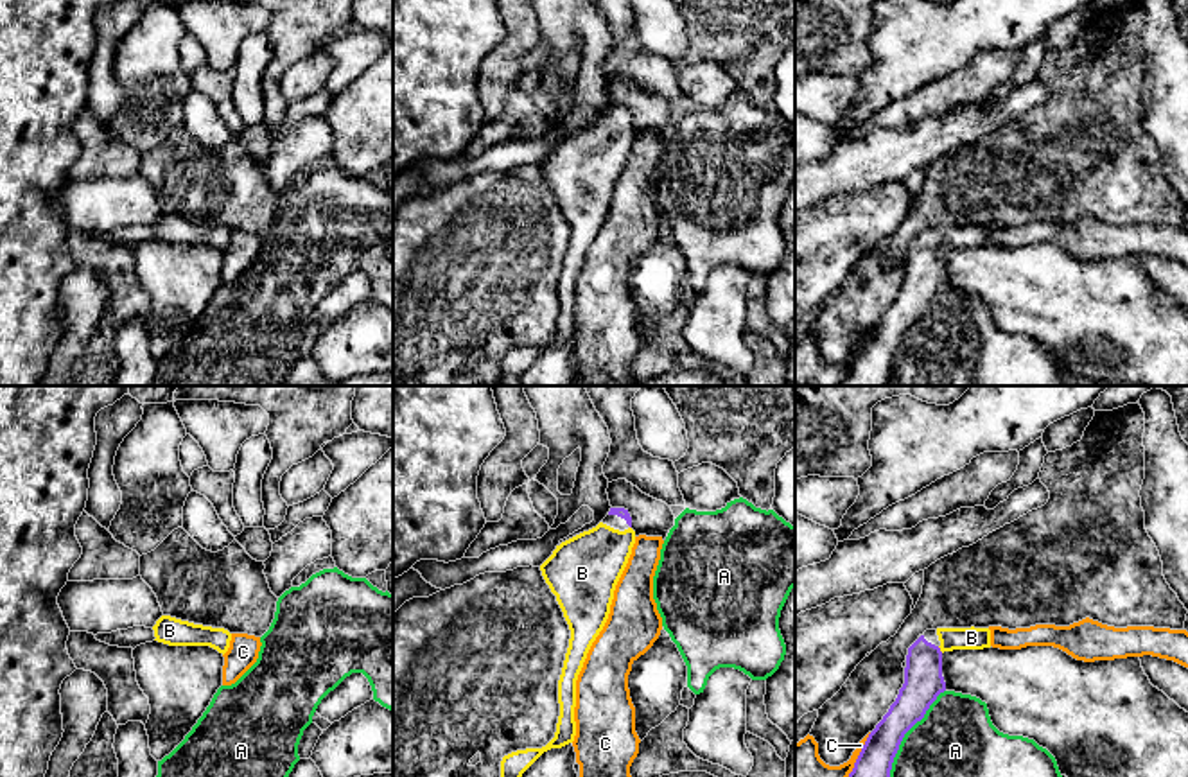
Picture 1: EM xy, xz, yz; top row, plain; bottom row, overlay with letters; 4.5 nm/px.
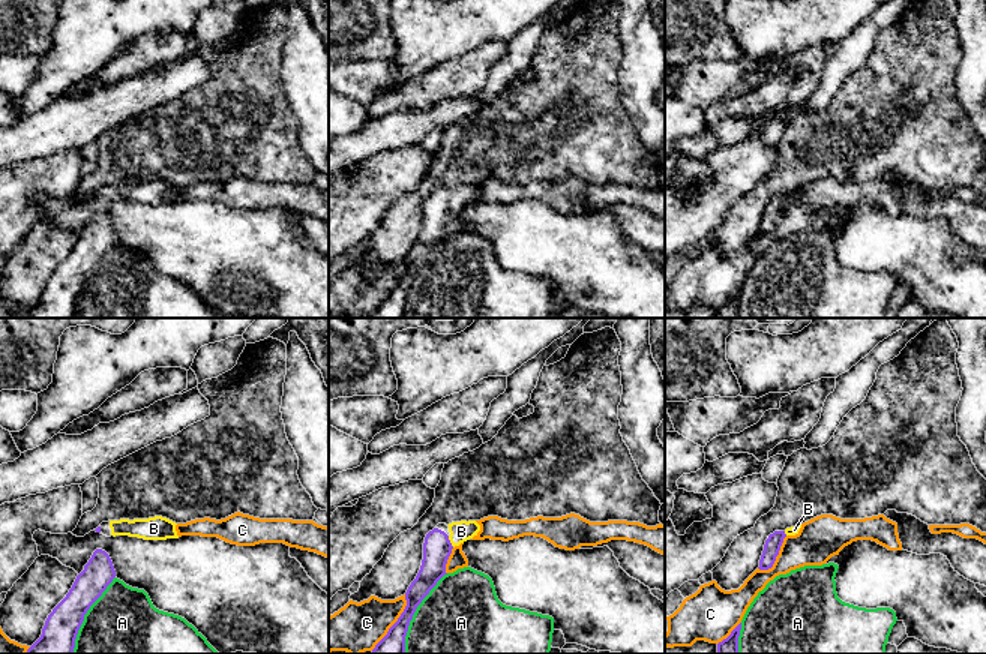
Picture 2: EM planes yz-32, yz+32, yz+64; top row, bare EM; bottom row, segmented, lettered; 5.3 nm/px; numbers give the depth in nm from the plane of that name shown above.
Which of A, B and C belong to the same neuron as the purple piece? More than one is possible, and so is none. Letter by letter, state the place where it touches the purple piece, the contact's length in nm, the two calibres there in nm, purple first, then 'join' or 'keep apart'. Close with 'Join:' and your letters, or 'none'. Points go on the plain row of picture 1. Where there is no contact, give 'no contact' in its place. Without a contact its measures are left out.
A: yz (903, 334) | 500 nm | 180/500 nm | keep apart
B: yz (939, 248) | 40 nm | 180/100 nm | join
C: yz (856, 357) | 280 nm | 200/260 nm | keep apart
Join: B

